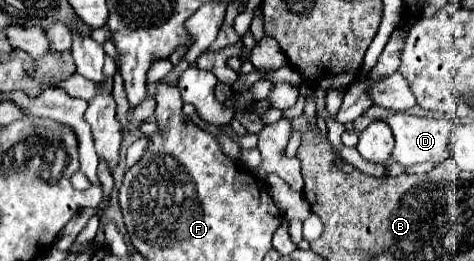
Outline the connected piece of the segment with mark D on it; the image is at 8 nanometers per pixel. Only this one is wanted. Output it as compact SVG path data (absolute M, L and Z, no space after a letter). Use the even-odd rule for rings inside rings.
M393 112L385 118L385 124L389 124L393 136L395 136L395 148L393 158L401 166L411 166L419 162L435 162L441 164L449 158L449 132L453 132L453 122L447 118L435 120L435 118L423 118L413 116L407 112Z

